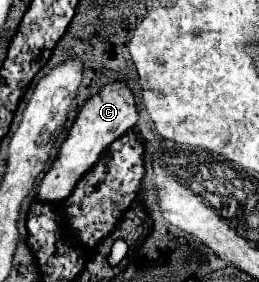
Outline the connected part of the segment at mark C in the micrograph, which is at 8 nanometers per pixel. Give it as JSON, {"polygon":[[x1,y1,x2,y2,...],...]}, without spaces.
{"polygon":[[120,81,110,83,104,89,100,89,96,95,92,95,80,109,78,117,74,119,72,127,68,129,66,139,58,147,58,155,54,157,52,167,44,173,44,177,38,185,38,191,36,191,36,199,44,201,44,203,64,201,74,191,74,187,82,179,82,175,92,169,92,165,98,161,100,153,112,141,116,141,120,135,124,135,128,129,132,129,136,125,136,121,138,121,138,115,136,115,134,95,126,83,120,83]]}

